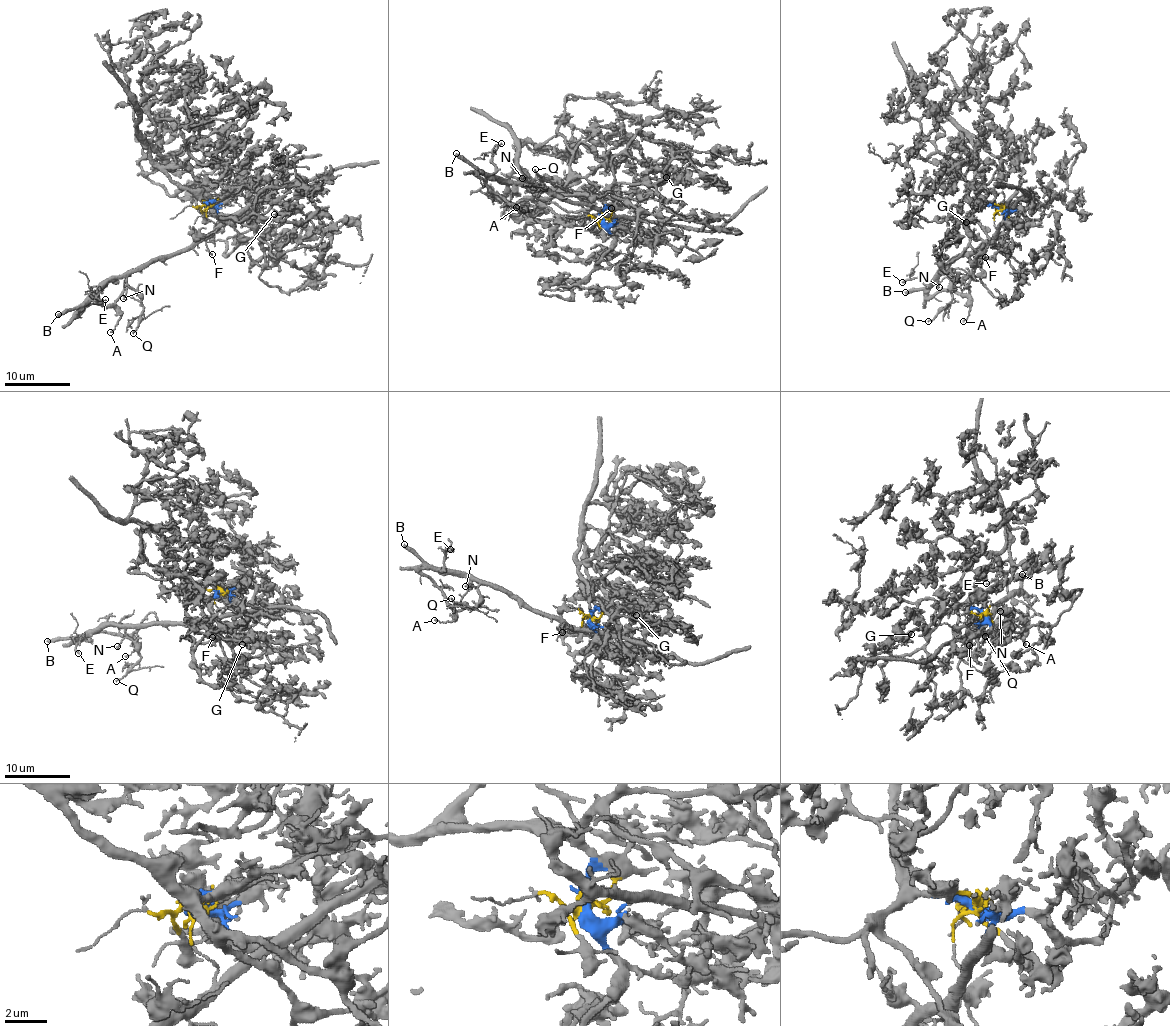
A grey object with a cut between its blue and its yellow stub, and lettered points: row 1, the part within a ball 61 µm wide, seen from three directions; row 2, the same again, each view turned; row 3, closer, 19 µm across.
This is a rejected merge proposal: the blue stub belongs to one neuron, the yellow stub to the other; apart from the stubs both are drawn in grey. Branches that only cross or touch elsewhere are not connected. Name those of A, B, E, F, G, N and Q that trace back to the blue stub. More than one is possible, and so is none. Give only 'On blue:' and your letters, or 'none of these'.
On blue: G

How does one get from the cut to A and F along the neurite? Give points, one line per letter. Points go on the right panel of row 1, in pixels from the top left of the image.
A: (1002, 208), (993, 215), (992, 236), (945, 264), (928, 289), (931, 295), (963, 294), (969, 306), (963, 322)
F: (1002, 208), (993, 215), (996, 233), (983, 247), (982, 254), (986, 258)

